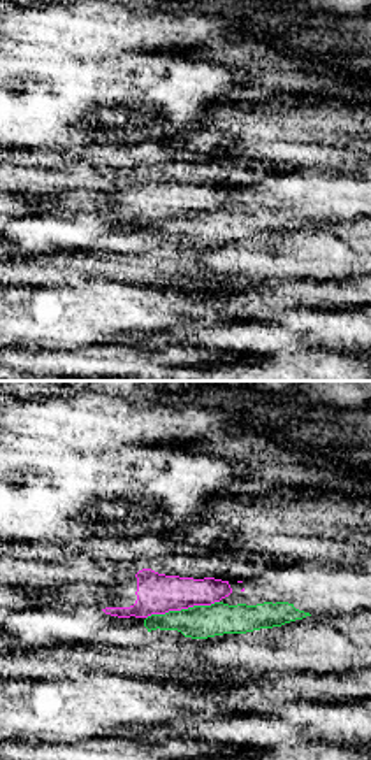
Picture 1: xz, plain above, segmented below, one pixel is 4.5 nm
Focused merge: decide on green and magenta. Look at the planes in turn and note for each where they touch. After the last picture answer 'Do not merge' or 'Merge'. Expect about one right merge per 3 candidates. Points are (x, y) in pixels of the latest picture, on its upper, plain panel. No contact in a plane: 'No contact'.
Touches green at (181, 216)

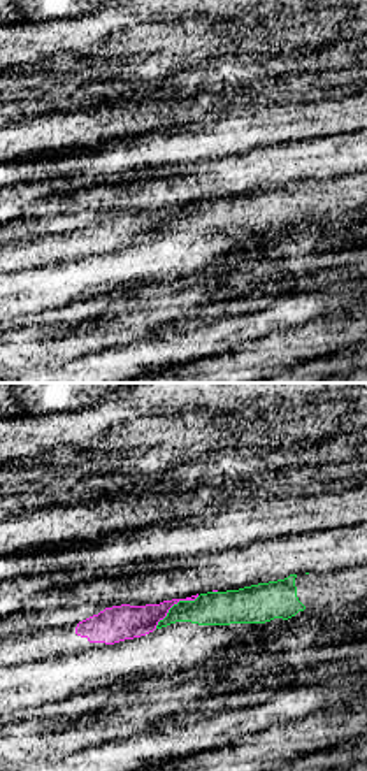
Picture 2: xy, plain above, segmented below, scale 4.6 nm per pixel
Touches green at (174, 211)

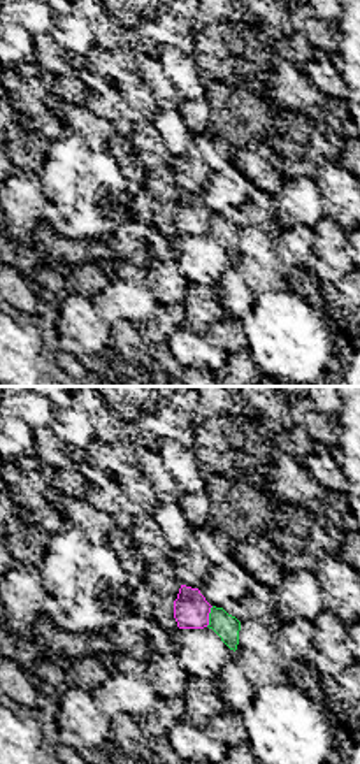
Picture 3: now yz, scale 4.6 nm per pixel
Touches green at (209, 223)

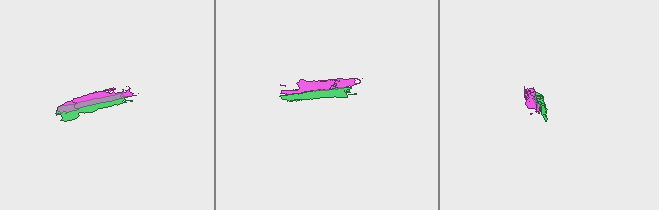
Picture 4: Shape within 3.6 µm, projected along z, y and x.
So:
Do not merge

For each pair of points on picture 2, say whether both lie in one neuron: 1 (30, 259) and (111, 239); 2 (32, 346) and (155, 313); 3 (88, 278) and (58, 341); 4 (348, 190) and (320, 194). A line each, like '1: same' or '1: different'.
1: same
2: same
3: different
4: same

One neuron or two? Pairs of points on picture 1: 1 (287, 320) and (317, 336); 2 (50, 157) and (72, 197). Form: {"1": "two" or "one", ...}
{"1": "one", "2": "two"}

